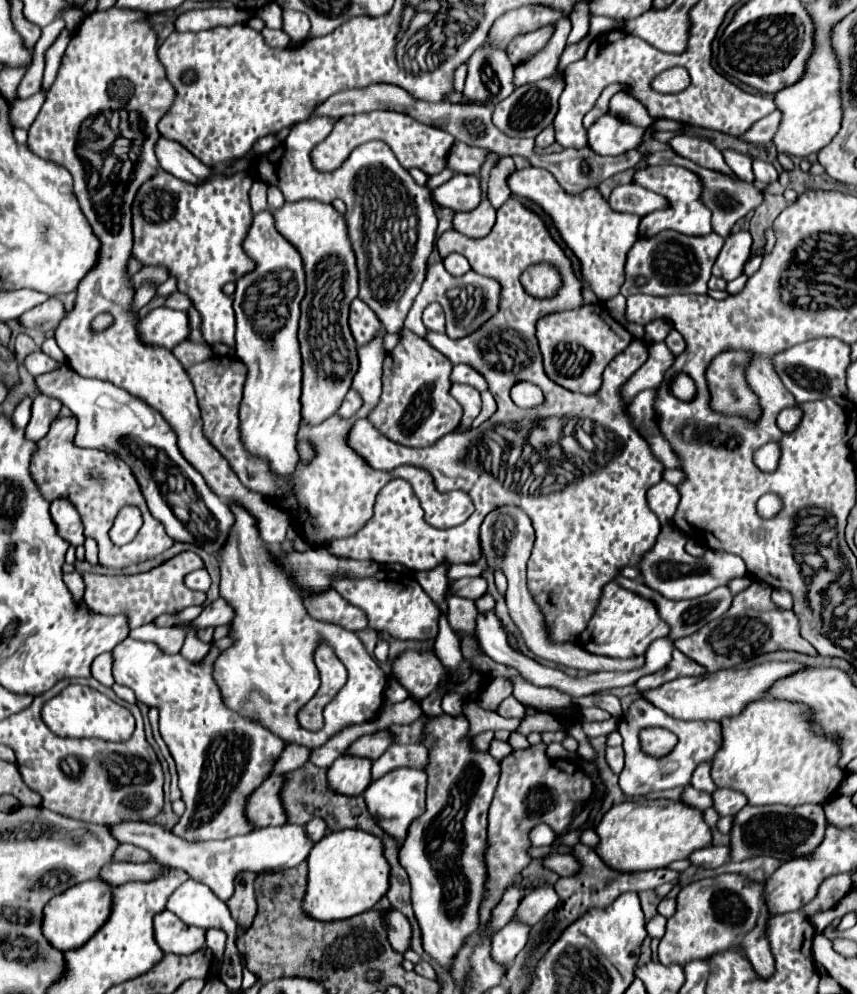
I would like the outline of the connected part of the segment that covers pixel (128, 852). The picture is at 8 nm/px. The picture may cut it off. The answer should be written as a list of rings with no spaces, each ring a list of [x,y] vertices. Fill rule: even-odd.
[[[120,844],[116,854],[114,854],[114,860],[120,860],[120,862],[150,862],[152,856],[150,856],[150,852],[146,852],[144,848],[138,848],[134,844]]]

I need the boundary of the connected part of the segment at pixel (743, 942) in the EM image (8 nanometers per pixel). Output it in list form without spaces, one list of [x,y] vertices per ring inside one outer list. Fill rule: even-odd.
[[[720,874],[682,886],[676,896],[676,912],[668,918],[666,934],[658,944],[658,962],[664,966],[684,966],[686,962],[706,960],[712,954],[738,948],[758,976],[770,978],[774,974],[774,960],[770,958],[766,926],[772,914],[762,896],[764,884],[742,874]]]

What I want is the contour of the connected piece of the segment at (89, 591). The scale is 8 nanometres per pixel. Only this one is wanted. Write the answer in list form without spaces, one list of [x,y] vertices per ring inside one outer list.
[[[182,552],[164,564],[152,568],[150,572],[134,574],[134,576],[104,576],[94,572],[84,572],[86,594],[84,600],[90,610],[98,614],[124,614],[128,618],[130,628],[138,628],[142,624],[152,622],[160,614],[178,614],[188,606],[200,606],[206,600],[206,592],[190,590],[184,586],[184,576],[204,568],[204,562],[194,552]]]

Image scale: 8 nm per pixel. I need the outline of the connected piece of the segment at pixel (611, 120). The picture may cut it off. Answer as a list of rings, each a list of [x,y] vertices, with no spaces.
[[[606,112],[588,128],[588,146],[600,156],[618,156],[640,148],[644,134],[646,128],[638,128]]]

